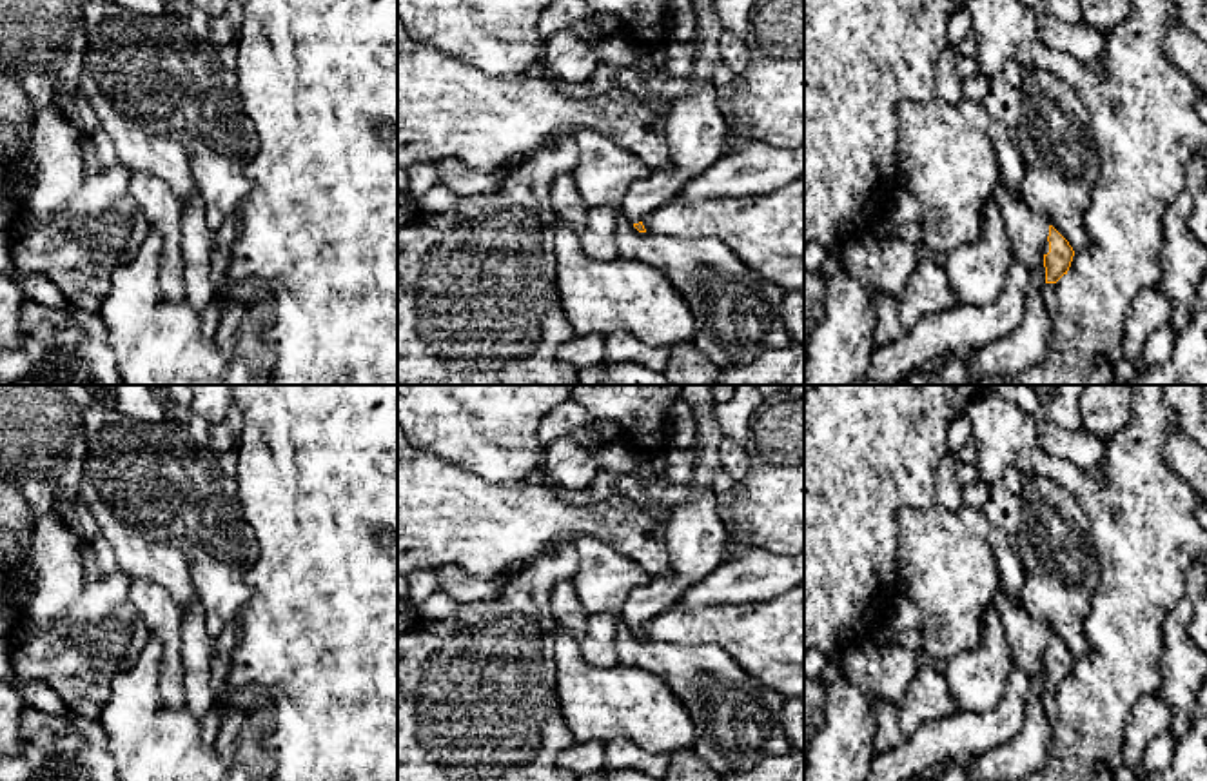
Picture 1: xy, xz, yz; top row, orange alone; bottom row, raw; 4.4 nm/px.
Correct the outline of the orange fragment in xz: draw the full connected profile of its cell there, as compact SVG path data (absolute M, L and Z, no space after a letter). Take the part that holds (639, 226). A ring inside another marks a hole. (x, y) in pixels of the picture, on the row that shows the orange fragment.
M690 0L697 15L693 40L697 58L686 76L690 91L670 100L662 113L664 131L672 165L666 171L653 171L644 180L628 187L621 213L639 232L646 232L643 220L655 209L672 202L681 189L702 171L711 167L724 153L728 125L717 107L713 73L721 58L719 36L724 27L719 24L713 0Z

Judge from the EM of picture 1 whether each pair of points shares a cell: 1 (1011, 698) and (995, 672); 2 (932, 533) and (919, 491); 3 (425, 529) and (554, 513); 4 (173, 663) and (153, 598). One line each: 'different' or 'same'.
1: different
2: different
3: same
4: same

